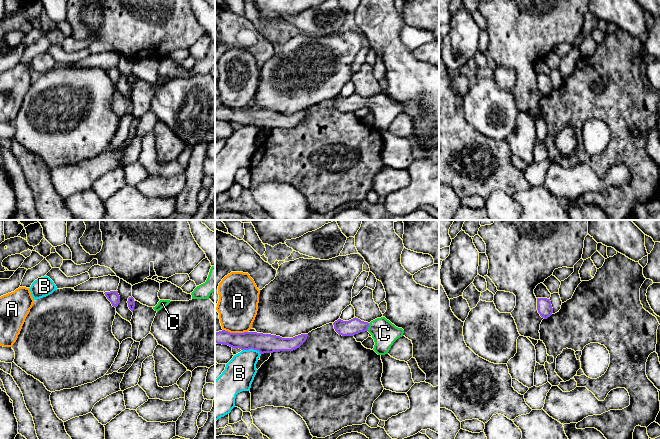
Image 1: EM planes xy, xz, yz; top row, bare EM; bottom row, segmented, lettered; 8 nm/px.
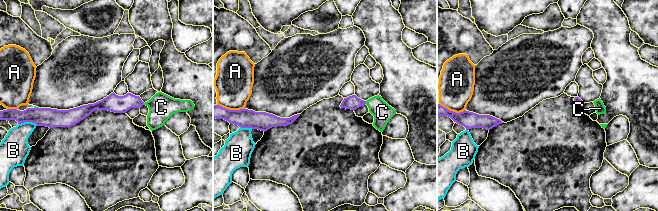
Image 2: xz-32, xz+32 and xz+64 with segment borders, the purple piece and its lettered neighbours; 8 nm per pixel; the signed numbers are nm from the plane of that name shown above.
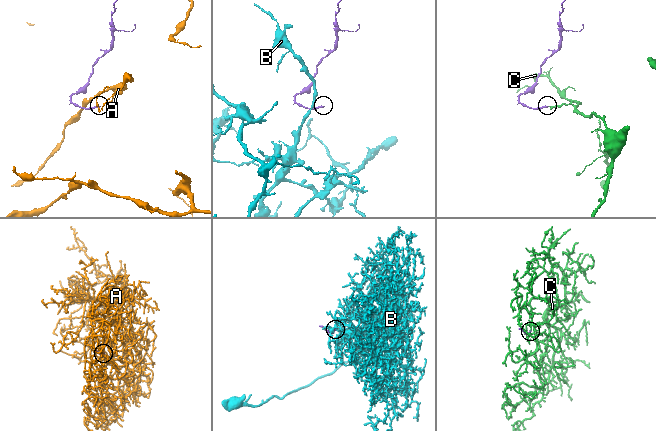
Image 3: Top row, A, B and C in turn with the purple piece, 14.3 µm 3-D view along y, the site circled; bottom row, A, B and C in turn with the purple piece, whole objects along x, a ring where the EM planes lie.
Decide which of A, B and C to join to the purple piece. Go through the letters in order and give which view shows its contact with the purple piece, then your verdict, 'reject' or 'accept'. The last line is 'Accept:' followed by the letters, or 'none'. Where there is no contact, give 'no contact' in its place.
A: contact in xz; reject
B: contact in xz; reject
C: contact in xz; accept
Accept: C

